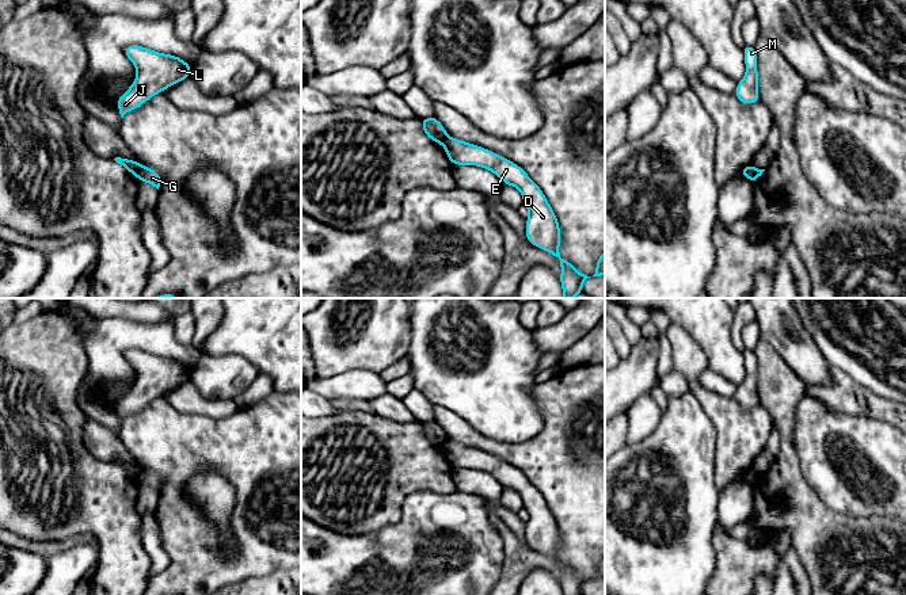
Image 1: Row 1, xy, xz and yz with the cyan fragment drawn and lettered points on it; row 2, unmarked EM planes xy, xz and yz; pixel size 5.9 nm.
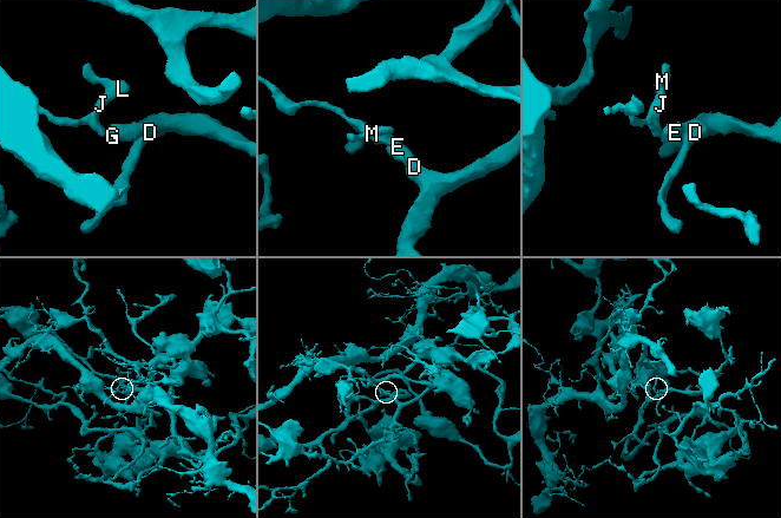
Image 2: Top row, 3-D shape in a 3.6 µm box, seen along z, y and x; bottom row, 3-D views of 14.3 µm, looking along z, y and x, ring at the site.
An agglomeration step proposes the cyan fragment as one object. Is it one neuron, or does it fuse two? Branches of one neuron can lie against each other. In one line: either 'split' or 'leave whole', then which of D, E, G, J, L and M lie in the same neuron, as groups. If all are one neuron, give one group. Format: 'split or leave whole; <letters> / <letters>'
split; D E G / J L M

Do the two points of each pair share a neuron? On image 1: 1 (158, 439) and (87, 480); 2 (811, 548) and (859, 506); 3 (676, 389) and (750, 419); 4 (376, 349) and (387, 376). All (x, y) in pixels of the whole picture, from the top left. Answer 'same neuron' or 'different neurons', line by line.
1: different neurons
2: different neurons
3: different neurons
4: different neurons

